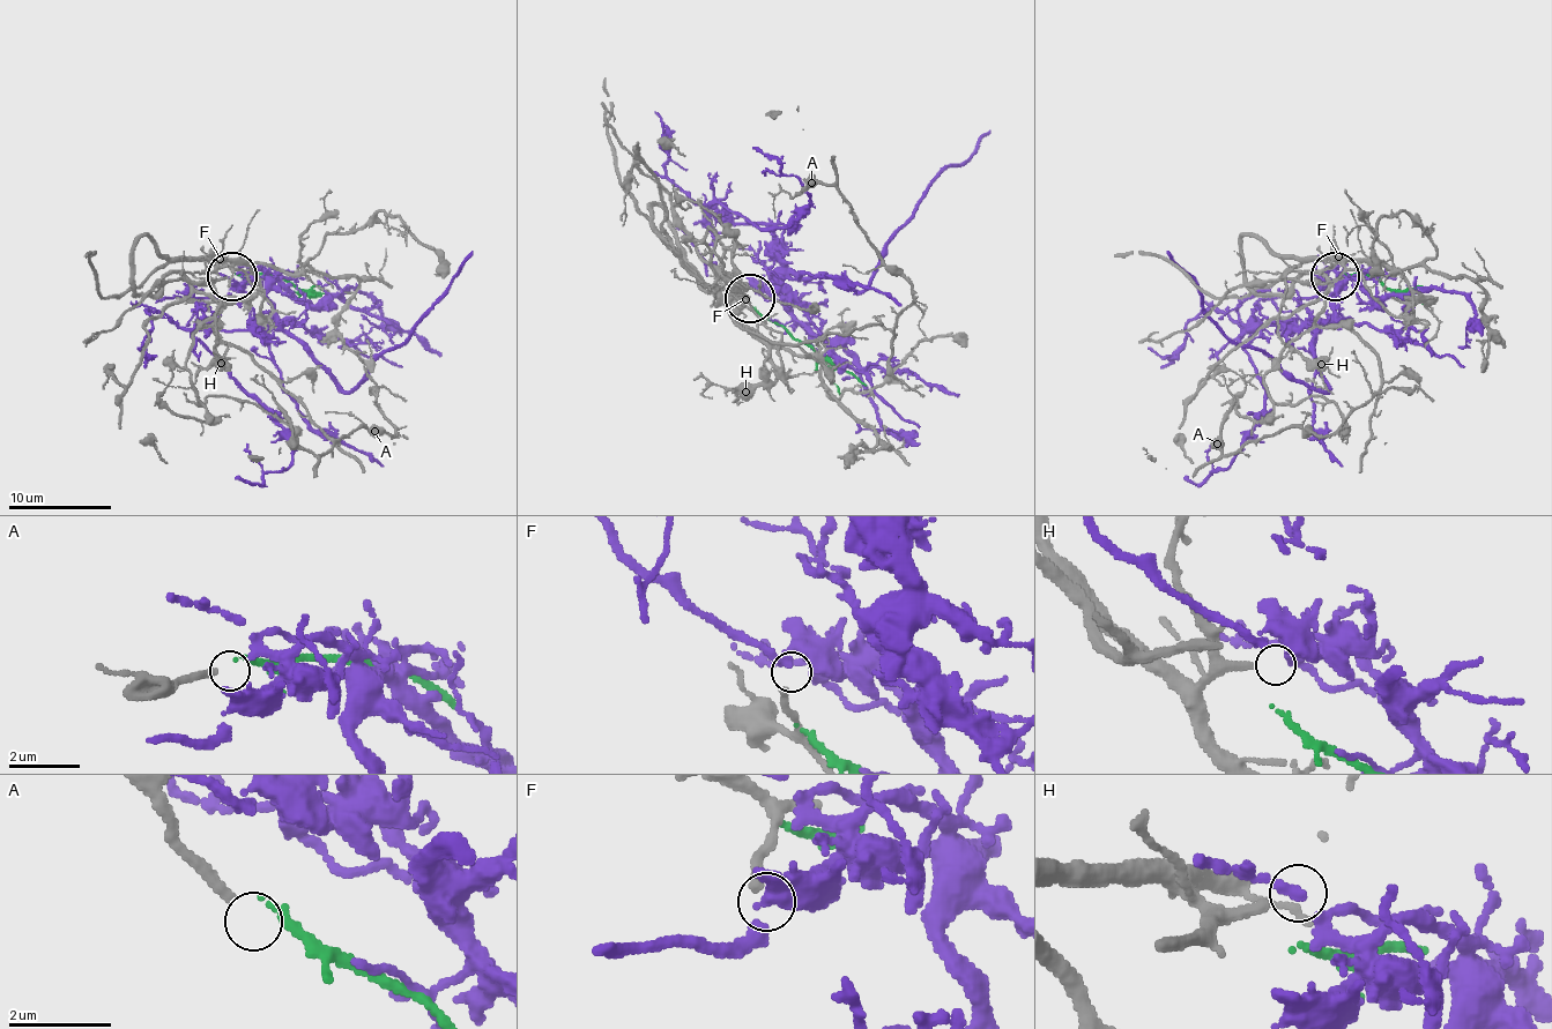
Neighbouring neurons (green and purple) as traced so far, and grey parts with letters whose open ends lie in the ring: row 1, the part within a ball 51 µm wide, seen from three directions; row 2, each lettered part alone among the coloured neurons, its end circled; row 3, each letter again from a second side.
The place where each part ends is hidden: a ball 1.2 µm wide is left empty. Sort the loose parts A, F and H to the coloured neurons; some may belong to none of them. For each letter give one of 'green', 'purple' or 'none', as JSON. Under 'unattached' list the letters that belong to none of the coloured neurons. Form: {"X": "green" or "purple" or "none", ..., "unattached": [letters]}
{"A": "none", "F": "none", "H": "none", "unattached": ["A", "F", "H"]}

